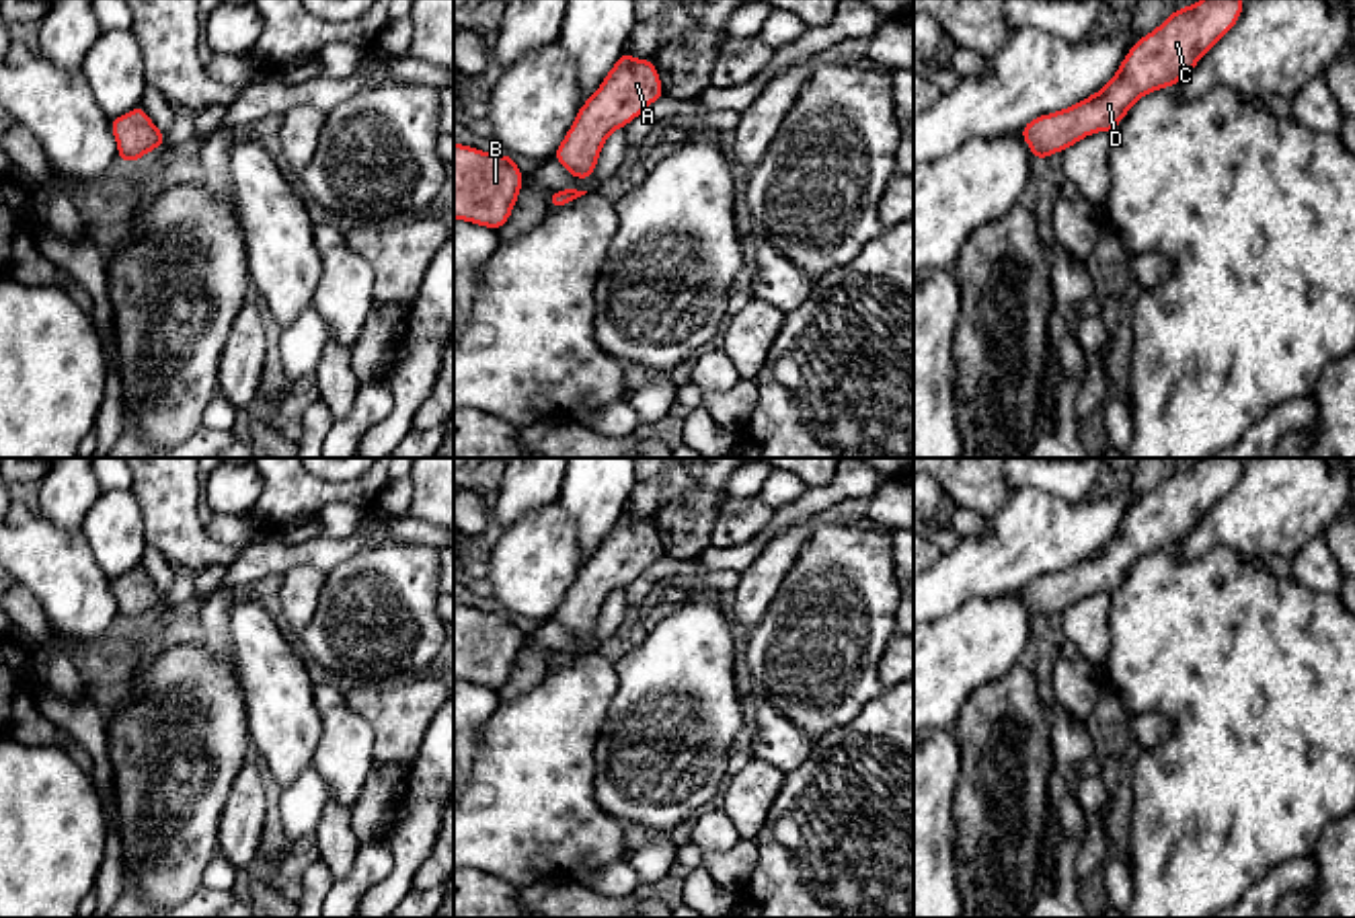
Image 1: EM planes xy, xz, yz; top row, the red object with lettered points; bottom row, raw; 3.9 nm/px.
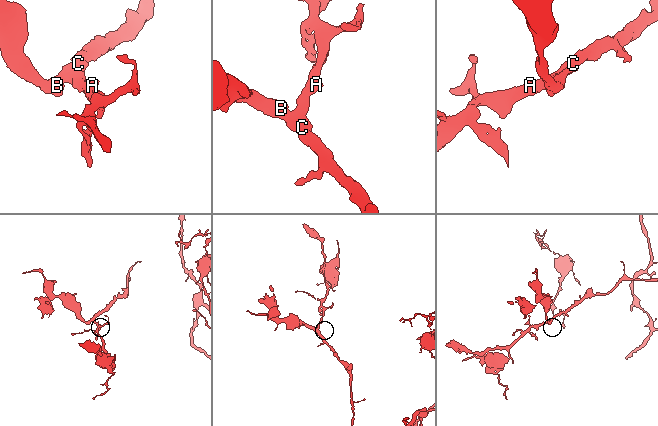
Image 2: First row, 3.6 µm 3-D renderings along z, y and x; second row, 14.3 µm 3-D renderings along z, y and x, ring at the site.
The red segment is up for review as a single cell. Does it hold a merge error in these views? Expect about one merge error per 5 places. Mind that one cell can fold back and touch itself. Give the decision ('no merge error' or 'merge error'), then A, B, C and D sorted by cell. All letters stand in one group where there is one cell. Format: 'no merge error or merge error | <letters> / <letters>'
no merge error | A B C D

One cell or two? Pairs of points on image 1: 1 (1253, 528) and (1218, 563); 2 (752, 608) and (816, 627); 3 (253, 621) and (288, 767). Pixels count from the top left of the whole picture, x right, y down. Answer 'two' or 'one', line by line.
1: two
2: two
3: one

